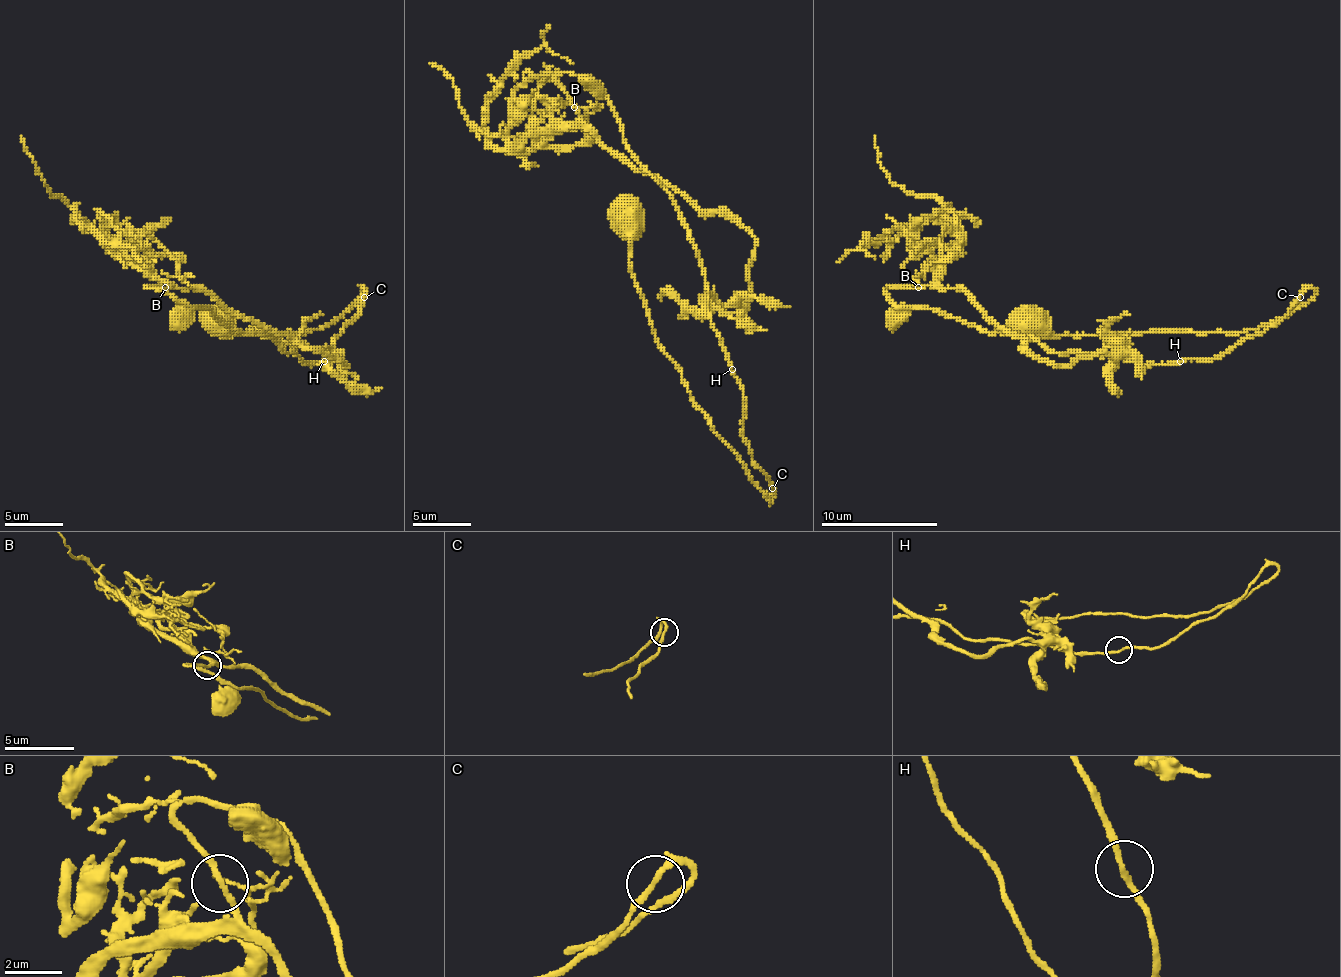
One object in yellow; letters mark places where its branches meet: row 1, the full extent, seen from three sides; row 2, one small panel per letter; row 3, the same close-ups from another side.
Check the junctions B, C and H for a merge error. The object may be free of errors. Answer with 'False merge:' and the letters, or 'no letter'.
False merge: no letter

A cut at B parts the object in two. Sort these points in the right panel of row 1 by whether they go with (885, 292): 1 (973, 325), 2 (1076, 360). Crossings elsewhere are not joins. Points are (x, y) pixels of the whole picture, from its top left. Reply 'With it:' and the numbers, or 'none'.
With it: 1

